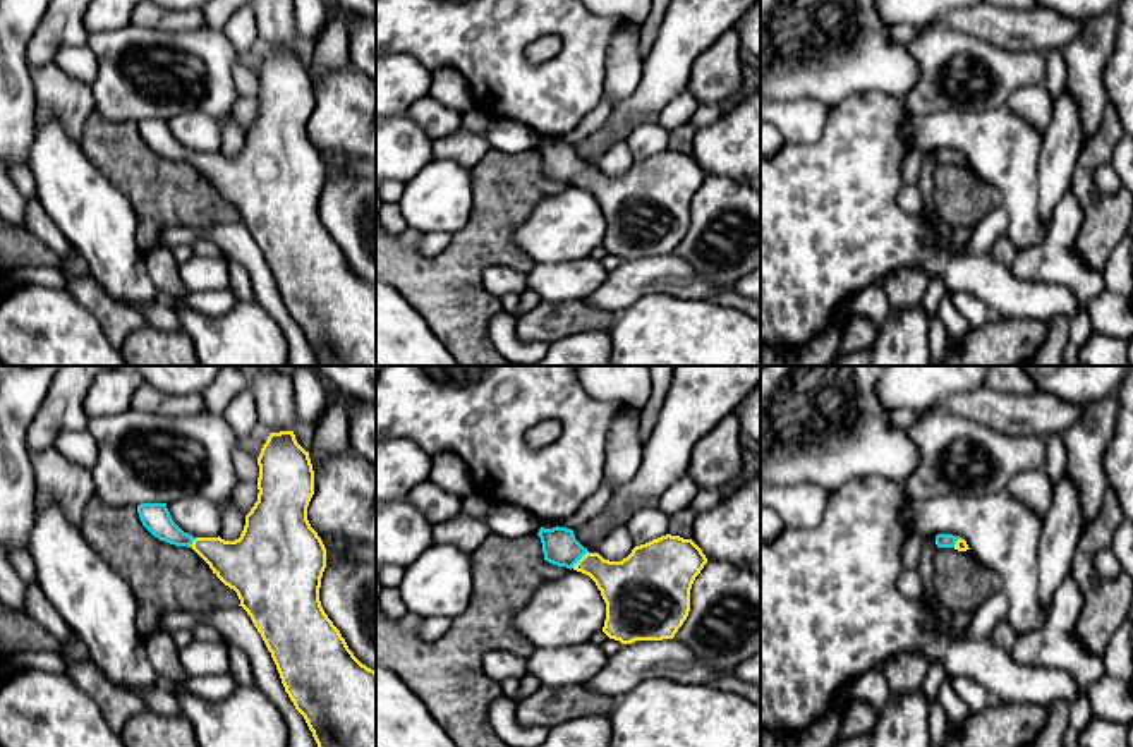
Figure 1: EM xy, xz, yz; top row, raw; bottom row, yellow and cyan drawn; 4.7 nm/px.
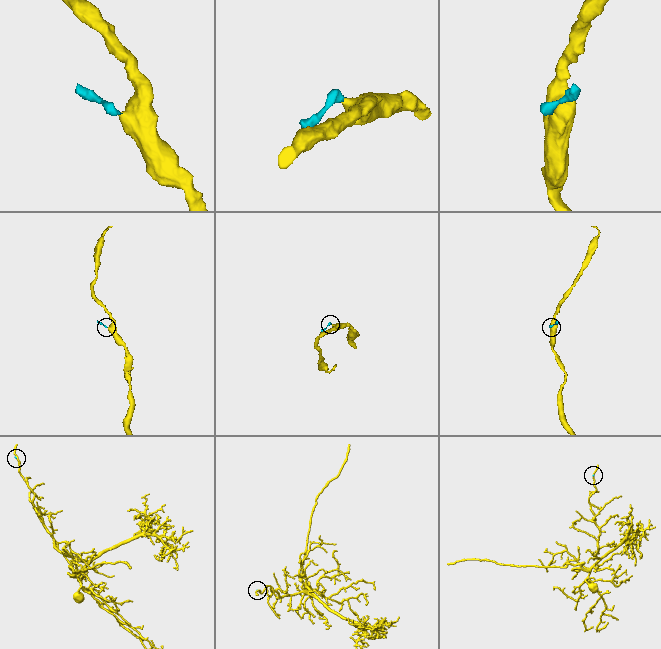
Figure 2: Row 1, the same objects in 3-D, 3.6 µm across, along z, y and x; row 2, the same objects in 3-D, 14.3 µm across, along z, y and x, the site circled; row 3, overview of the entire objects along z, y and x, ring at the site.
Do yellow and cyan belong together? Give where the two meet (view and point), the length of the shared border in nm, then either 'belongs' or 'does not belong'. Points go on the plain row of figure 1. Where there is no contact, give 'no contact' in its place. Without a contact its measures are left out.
xz (579, 176) | 110 nm | belongs

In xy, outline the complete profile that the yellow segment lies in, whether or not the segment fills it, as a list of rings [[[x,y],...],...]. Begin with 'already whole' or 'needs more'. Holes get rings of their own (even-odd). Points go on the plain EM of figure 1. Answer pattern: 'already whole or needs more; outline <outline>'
needs more; outline [[[294,46],[270,48],[258,72],[258,117],[239,155],[194,153],[172,134],[167,118],[141,118],[142,141],[160,156],[192,163],[240,215],[261,249],[285,307],[304,331],[319,366],[376,366],[376,287],[348,264],[319,216],[326,163],[307,136],[314,86]]]

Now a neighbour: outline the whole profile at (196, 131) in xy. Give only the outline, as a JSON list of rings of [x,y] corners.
[[[192,110],[179,113],[167,120],[173,137],[194,153],[218,153],[221,146],[221,131],[218,120]]]

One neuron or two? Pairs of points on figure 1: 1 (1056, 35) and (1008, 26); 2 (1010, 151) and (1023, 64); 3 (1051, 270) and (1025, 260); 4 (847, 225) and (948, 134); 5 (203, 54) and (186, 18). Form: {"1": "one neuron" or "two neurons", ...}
{"1": "one neuron", "2": "two neurons", "3": "one neuron", "4": "two neurons", "5": "two neurons"}

